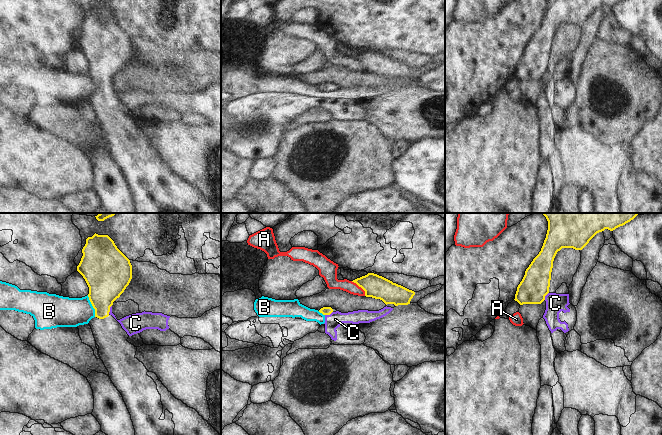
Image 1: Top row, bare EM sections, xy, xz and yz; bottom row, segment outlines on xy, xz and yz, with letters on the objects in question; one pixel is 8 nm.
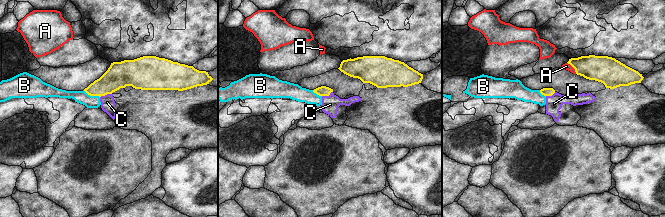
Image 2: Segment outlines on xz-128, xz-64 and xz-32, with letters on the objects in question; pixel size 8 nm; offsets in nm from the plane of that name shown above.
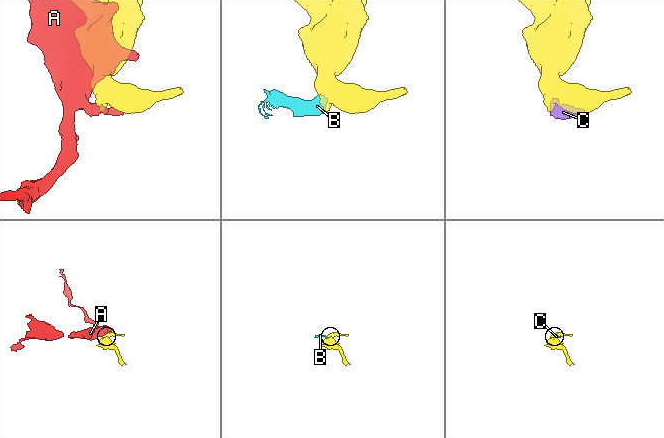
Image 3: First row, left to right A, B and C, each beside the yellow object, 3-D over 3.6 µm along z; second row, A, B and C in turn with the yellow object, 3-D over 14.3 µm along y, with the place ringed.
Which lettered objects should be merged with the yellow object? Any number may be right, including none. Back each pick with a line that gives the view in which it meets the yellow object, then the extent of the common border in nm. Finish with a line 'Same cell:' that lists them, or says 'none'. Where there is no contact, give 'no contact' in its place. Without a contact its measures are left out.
Same cell: none

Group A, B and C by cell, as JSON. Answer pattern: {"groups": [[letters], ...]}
{"groups": [["A"], ["B", "C"]]}

